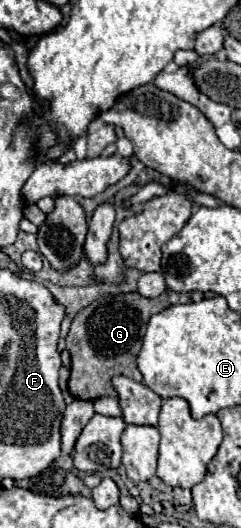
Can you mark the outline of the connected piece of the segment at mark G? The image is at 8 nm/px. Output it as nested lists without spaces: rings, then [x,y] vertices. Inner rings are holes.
[[[166,289],[156,299],[142,297],[140,293],[126,293],[126,295],[106,295],[86,309],[82,309],[68,331],[66,337],[66,349],[72,357],[72,369],[68,379],[68,389],[72,397],[76,399],[88,399],[94,401],[98,397],[114,397],[116,389],[110,385],[116,375],[130,377],[138,383],[142,383],[142,373],[136,367],[136,357],[142,347],[142,339],[146,333],[146,325],[152,315],[160,313],[162,309],[178,303],[180,295],[172,289]],[[110,371],[110,377],[108,377]]]

